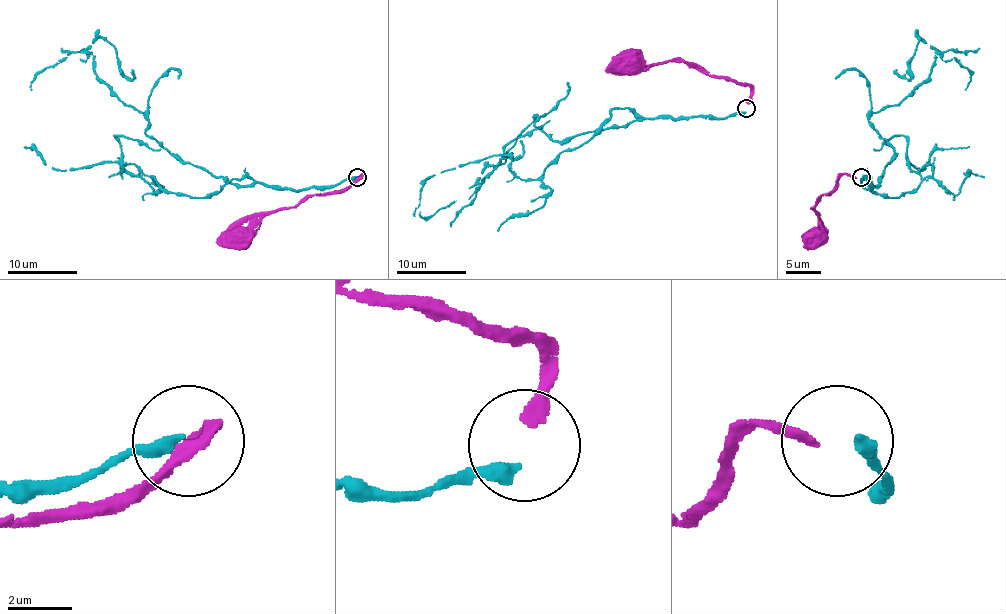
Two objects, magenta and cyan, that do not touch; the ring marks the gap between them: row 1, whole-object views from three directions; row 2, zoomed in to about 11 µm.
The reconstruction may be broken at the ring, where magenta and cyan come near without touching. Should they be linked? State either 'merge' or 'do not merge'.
do not merge

